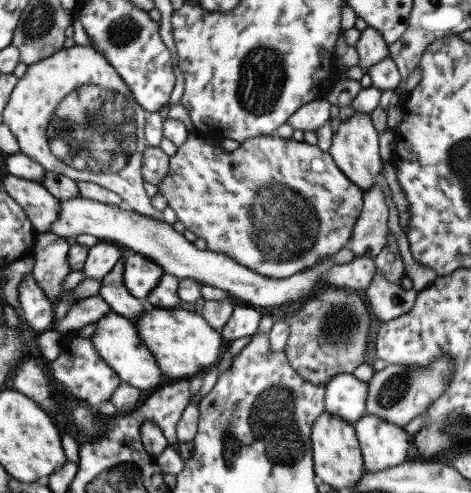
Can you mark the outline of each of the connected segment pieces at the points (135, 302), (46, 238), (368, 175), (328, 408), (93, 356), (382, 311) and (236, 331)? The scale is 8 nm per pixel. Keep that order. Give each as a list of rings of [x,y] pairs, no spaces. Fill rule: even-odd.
[[[130,249],[124,251],[123,258],[115,265],[113,271],[101,280],[99,294],[109,303],[113,311],[135,321],[149,309],[149,304],[146,300],[133,296],[123,282],[125,262],[132,253]]]
[[[40,233],[37,236],[33,255],[35,268],[33,276],[45,294],[53,301],[60,300],[66,293],[63,282],[73,272],[69,266],[70,245],[65,238],[53,233]]]
[[[354,111],[347,120],[340,122],[332,134],[328,152],[333,157],[334,163],[342,170],[343,176],[359,188],[363,188],[363,192],[375,184],[375,178],[379,176],[382,162],[377,154],[377,130],[371,124],[370,114]]]
[[[339,373],[324,385],[325,411],[331,416],[354,425],[366,412],[367,382],[357,380],[351,374]]]
[[[76,337],[70,342],[70,346],[61,351],[61,354],[49,365],[50,375],[78,400],[89,402],[95,410],[101,408],[107,400],[111,401],[115,390],[124,380],[115,372],[114,368],[107,363],[99,354],[98,348],[91,338]]]
[[[379,272],[373,274],[370,286],[365,288],[367,304],[371,304],[371,314],[382,323],[399,318],[410,310],[417,293],[412,288],[404,290],[399,284],[387,282]]]
[[[237,303],[233,316],[229,322],[222,328],[222,335],[226,340],[239,340],[245,336],[254,336],[259,330],[261,324],[261,314],[257,312],[256,307],[248,304]]]

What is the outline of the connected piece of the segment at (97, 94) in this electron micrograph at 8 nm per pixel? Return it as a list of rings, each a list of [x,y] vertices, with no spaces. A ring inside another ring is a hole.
[[[74,45],[28,65],[2,116],[3,122],[17,137],[20,152],[39,162],[47,171],[58,172],[76,181],[100,184],[119,194],[131,209],[164,222],[162,212],[155,210],[152,198],[145,192],[141,172],[143,152],[149,145],[144,126],[150,114],[135,100],[130,87],[103,53],[91,45]]]

